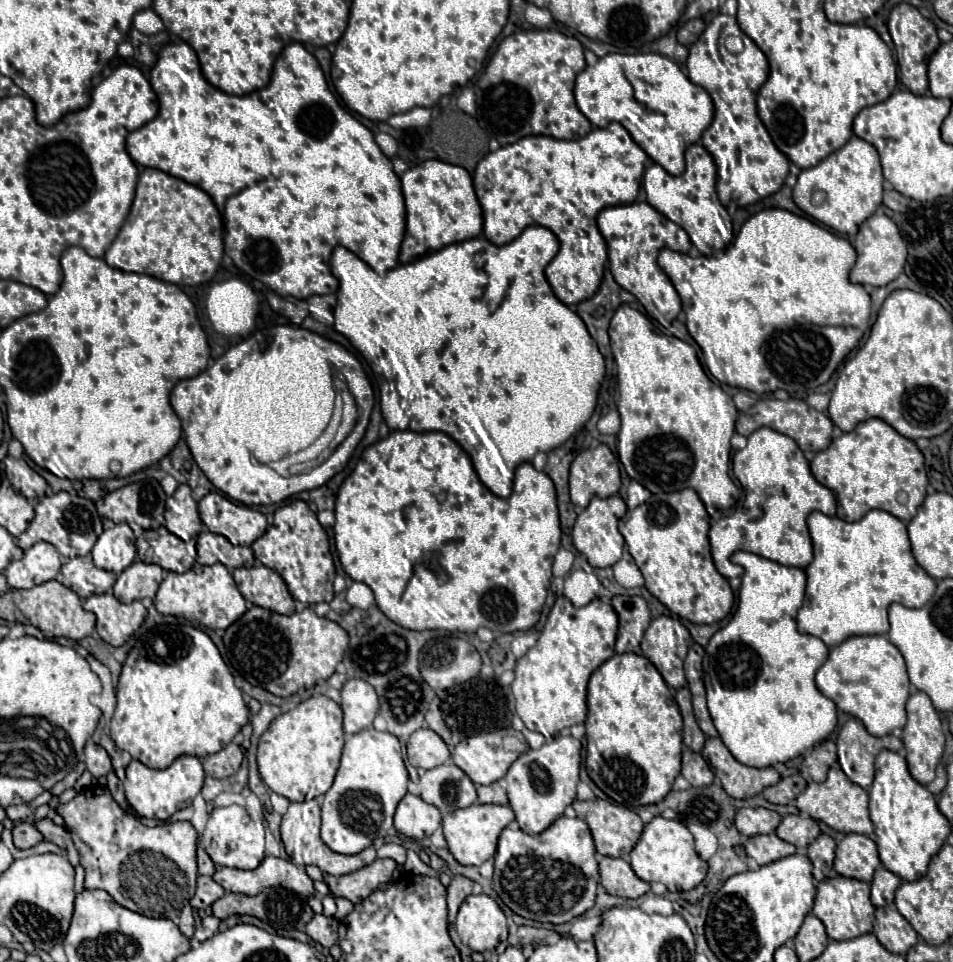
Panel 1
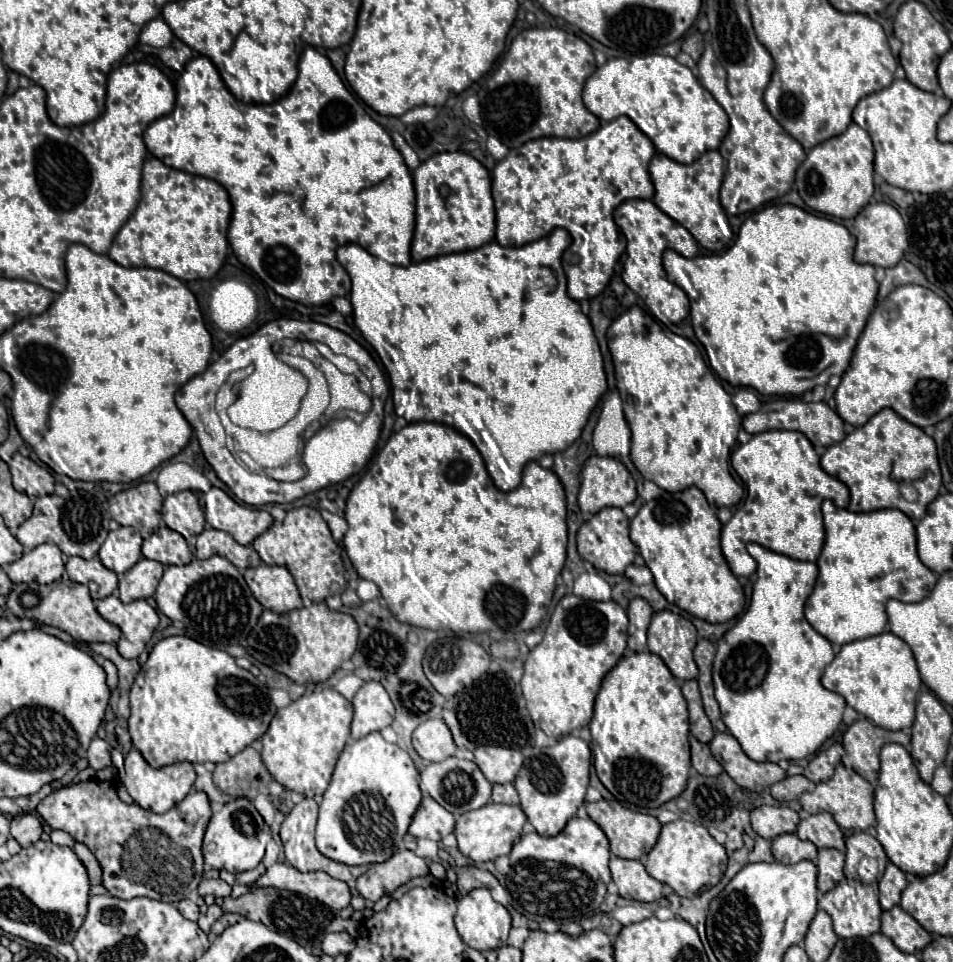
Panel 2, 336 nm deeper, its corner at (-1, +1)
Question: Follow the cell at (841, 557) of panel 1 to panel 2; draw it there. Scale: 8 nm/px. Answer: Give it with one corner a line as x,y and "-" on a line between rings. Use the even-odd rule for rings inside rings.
833,501
823,503
823,517
825,517
825,547
823,553
817,559
819,567
819,579
815,583
815,591
805,603
805,617
809,625
827,637
831,643
845,645
849,641
865,639
883,633
887,625
887,613
885,603
889,599
901,599
901,601
921,601
925,599
937,577
931,569
927,569
921,559
917,557
917,537
915,527
911,519
901,513
899,509
879,509
873,513
853,513
847,509
839,509

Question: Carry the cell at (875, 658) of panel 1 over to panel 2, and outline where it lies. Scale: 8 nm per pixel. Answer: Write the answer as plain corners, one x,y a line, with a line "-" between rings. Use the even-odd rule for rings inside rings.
889,631
843,645
841,651
831,661
831,665
825,667
821,683
829,691
843,695
847,705
851,705
857,713
861,713
863,717
867,717
869,721
873,721
875,725
879,725
883,729
899,731
899,729
911,727
915,721
915,701
917,701
919,689
921,689
921,677
919,677
915,657
913,657
913,651
909,649
909,645
901,637
897,637

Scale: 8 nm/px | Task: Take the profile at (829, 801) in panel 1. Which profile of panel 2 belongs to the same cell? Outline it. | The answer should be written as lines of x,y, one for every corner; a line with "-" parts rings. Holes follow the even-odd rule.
841,763
835,767
835,775
829,781
817,783
817,787
811,793
803,793
799,797
801,807
807,813
821,813
827,811
835,817
835,821
841,825
841,829
849,831
865,831
867,827
875,825
875,813
873,813
873,787
863,777
859,777
853,771
847,771

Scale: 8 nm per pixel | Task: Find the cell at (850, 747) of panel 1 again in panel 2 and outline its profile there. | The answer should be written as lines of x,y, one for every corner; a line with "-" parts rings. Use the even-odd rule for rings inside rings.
859,719
855,721
843,735
843,749
845,754
842,757
842,764
854,771
857,771
863,779
867,779
871,785
877,785
877,777
879,777
879,749
885,743
899,743
899,745
907,745
909,747
909,737
903,731
887,731
881,729
877,725
873,725
869,719

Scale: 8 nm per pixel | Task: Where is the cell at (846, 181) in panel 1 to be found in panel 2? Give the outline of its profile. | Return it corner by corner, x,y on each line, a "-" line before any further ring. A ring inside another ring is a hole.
851,123
845,133
835,135
815,145
807,159
799,165
795,177
801,199
815,211
837,219
855,217
873,195
873,145
871,137
857,123

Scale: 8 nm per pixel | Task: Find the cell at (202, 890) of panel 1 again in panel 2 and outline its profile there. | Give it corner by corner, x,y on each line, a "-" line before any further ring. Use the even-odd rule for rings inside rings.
205,879
199,885
199,895
213,895
213,897
227,897
231,893
231,885
227,885
223,879

